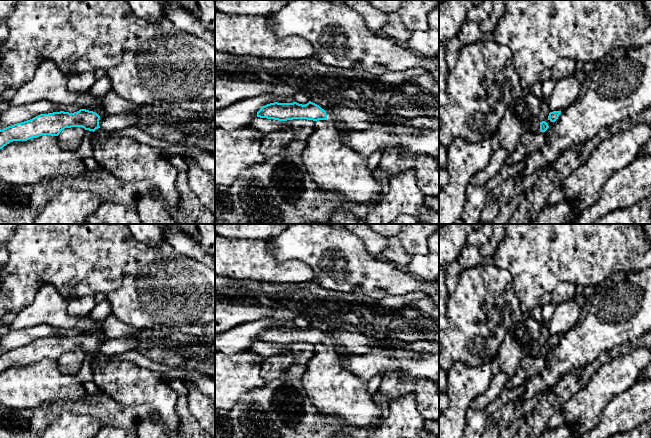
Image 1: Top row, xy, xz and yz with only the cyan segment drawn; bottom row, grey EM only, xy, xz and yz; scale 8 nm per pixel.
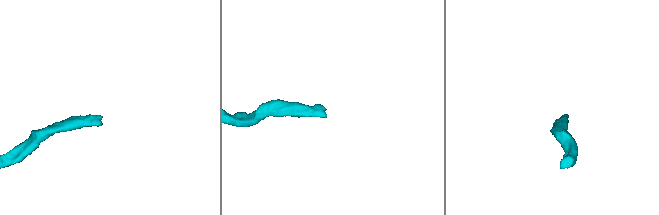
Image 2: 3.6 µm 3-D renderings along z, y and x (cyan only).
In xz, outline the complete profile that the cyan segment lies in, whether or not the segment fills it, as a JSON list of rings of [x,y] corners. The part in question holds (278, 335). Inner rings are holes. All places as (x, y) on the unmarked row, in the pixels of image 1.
[[[309,325],[302,329],[293,327],[270,327],[262,330],[257,336],[257,341],[274,343],[278,345],[287,345],[293,343],[307,344],[327,344],[333,347],[345,347],[353,354],[366,354],[374,350],[386,349],[393,356],[418,356],[419,353],[413,353],[402,348],[385,345],[382,340],[365,336],[357,332],[349,332],[343,329],[330,329],[326,334],[319,329]]]

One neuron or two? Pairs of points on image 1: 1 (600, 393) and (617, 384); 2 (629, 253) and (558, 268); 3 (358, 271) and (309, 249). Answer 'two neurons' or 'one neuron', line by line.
1: one neuron
2: one neuron
3: one neuron

